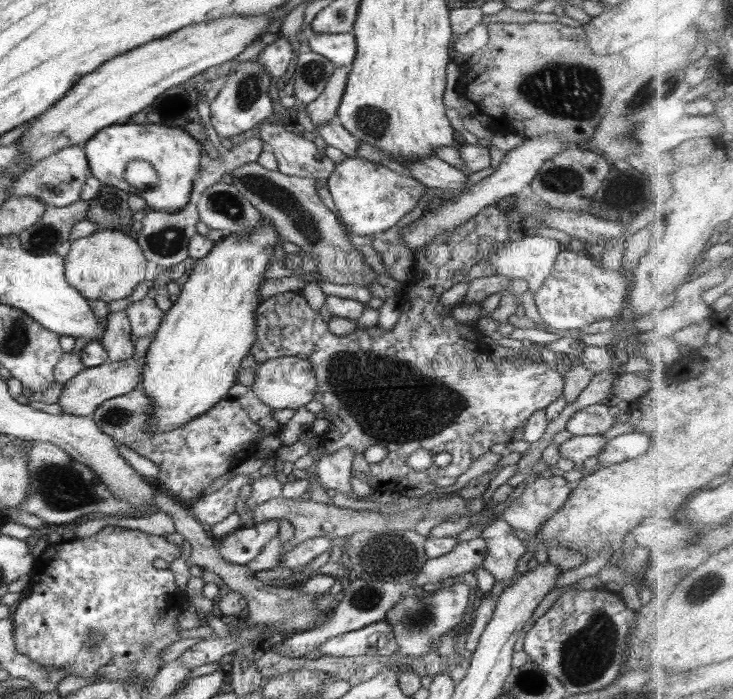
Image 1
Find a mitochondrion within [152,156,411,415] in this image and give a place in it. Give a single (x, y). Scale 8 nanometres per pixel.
(287, 201)

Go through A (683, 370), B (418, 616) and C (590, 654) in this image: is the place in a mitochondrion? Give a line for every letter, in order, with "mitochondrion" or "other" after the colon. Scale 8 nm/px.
A: other
B: mitochondrion
C: mitochondrion

